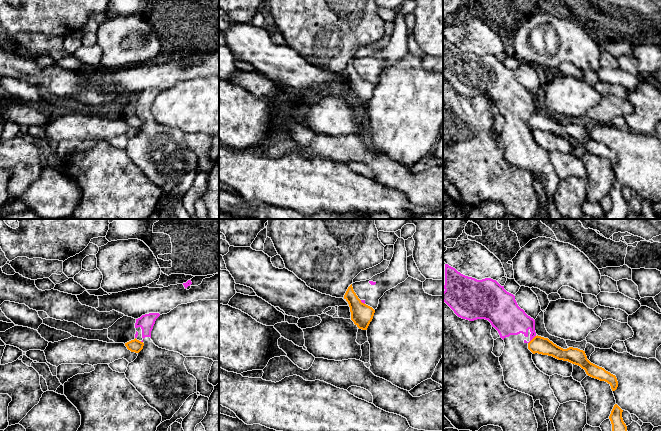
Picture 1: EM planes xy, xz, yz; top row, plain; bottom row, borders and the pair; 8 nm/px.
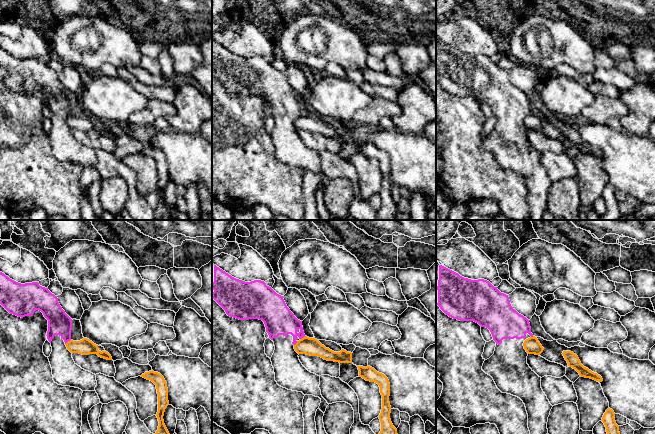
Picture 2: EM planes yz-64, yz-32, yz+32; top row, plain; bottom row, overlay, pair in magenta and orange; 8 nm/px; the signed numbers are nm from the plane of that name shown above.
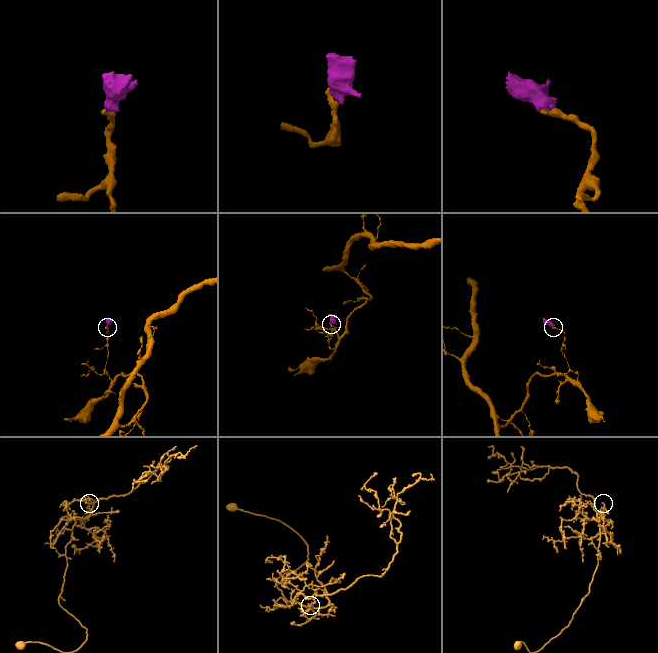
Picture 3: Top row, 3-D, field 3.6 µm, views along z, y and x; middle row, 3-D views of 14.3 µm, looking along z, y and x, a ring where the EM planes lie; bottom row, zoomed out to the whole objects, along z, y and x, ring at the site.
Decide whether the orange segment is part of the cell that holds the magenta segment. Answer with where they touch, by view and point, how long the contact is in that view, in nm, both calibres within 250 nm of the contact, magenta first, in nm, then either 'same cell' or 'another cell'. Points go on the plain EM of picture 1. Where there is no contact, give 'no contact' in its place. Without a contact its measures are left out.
contact yz (532, 114); length 90 nm; calibres 260 and 140 nm; another cell

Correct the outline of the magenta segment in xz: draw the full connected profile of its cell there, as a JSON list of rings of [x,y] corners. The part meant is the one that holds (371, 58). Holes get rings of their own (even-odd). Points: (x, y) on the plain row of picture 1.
[[[400,13],[394,20],[394,30],[388,44],[369,56],[353,59],[352,63],[361,78],[375,86],[384,69],[408,53],[405,16]]]

